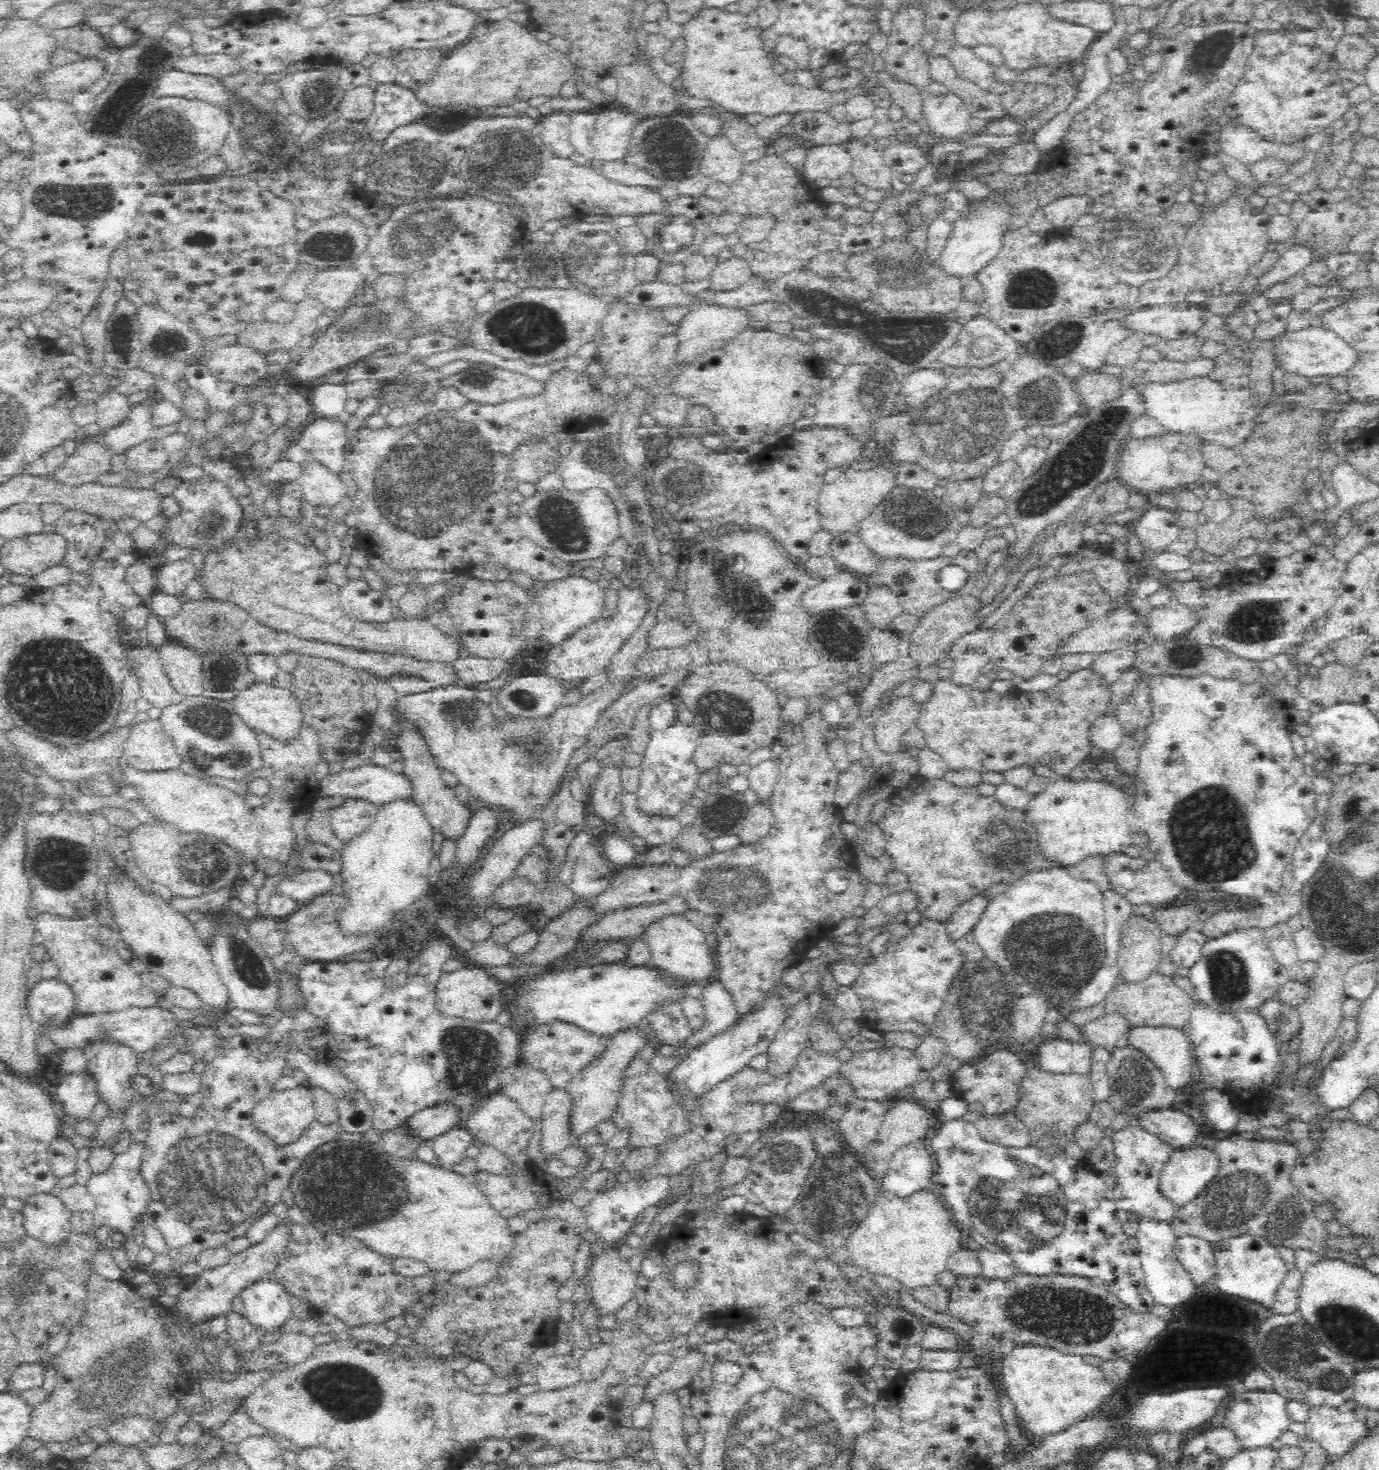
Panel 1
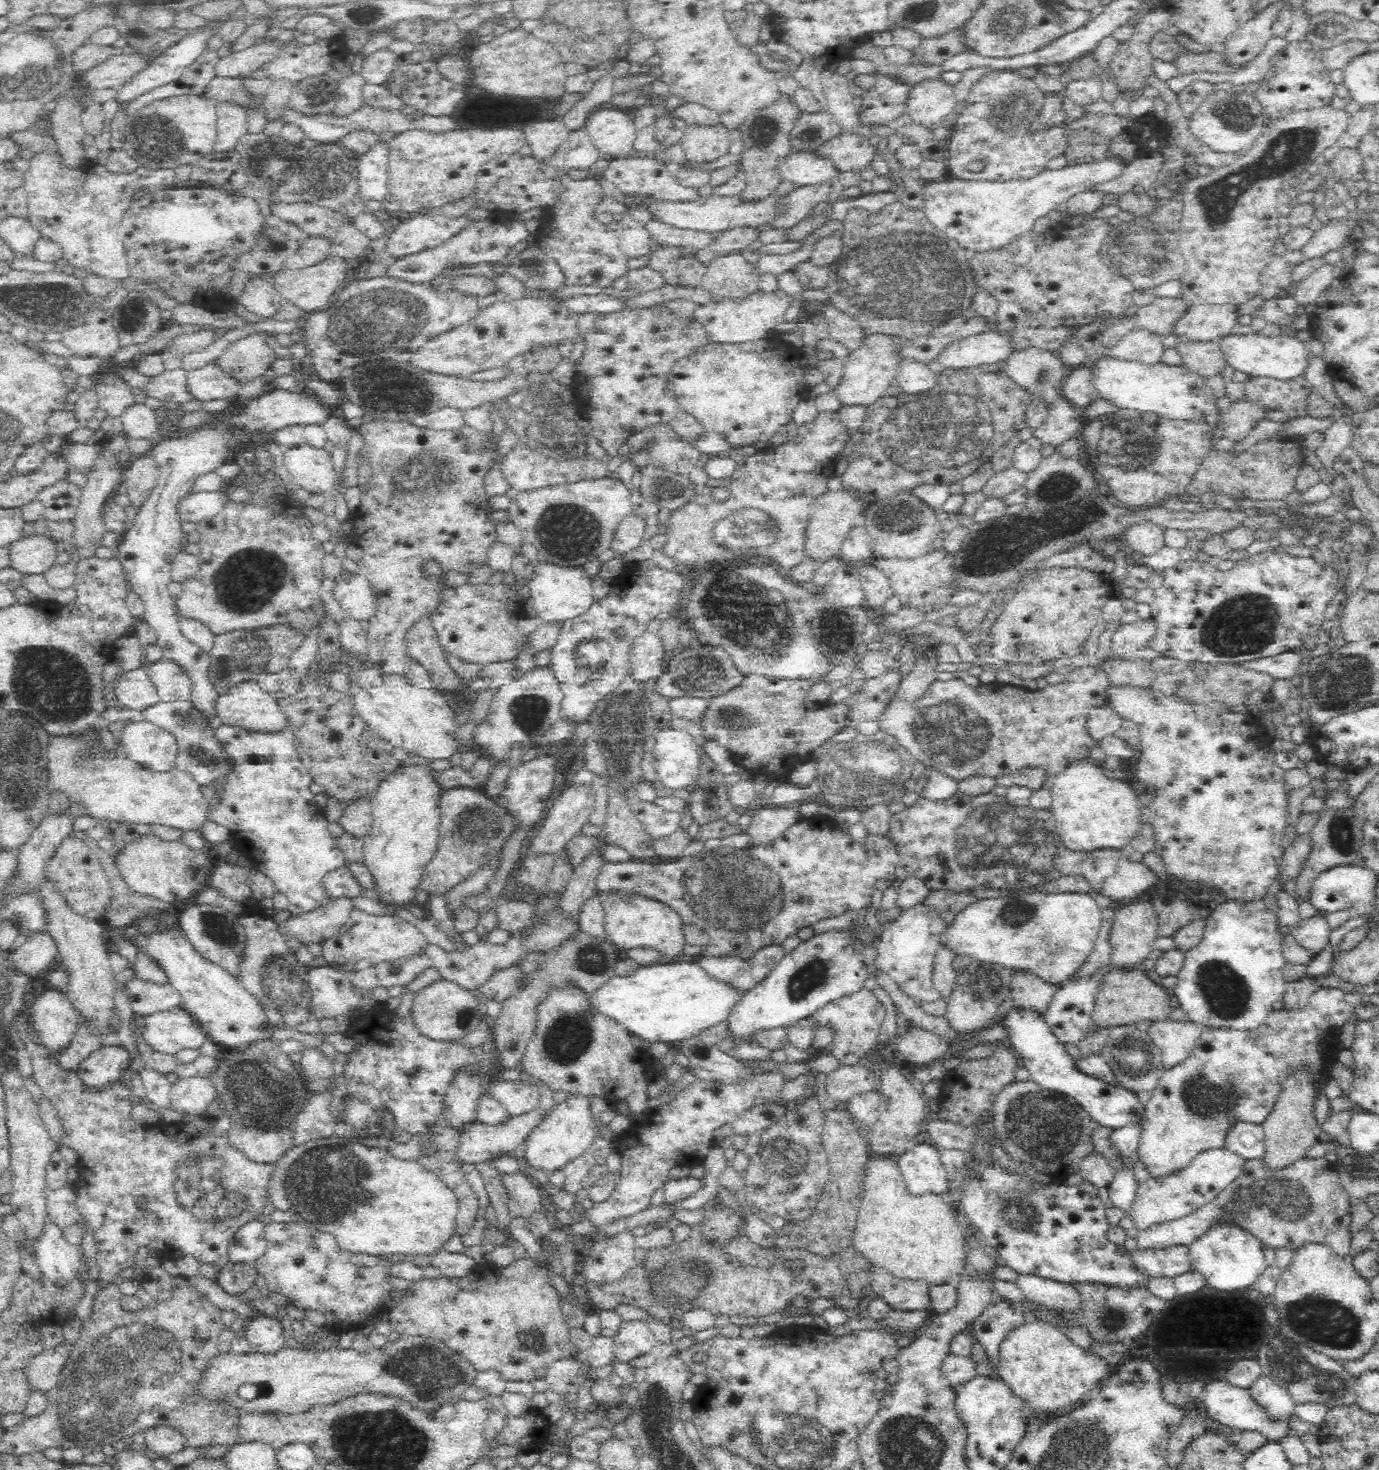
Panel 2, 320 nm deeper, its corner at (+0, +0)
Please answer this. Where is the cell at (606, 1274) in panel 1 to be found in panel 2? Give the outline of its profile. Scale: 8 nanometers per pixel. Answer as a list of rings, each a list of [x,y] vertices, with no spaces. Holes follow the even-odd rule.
[[[623,1230],[611,1236],[595,1237],[592,1252],[579,1261],[586,1282],[594,1285],[614,1284],[637,1264],[634,1258],[635,1236]]]

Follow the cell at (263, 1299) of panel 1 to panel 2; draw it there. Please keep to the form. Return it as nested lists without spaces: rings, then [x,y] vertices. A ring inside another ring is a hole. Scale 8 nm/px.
[[[264,1312],[250,1318],[244,1334],[254,1353],[274,1354],[287,1344],[281,1322]]]

